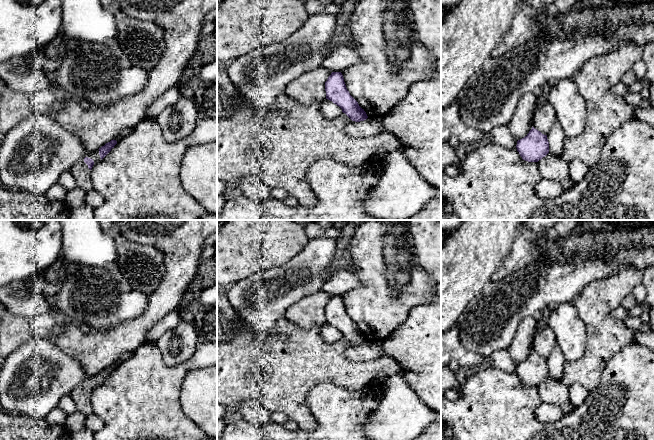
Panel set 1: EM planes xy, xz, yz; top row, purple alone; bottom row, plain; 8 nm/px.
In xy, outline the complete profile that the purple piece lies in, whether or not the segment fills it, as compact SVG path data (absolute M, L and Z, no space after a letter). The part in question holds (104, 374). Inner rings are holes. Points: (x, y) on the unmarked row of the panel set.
M111 364L97 375L86 378L70 393L70 396L73 399L78 412L84 414L85 416L93 414L91 393L93 389L102 384L116 368L116 364Z

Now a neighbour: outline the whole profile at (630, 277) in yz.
M624 268L615 275L590 282L572 301L579 317L587 327L587 345L581 358L573 362L565 361L563 376L559 380L561 384L566 387L579 384L589 392L592 391L599 385L607 362L625 346L638 344L635 338L636 332L649 332L651 330L650 325L642 325L639 330L632 330L623 320L616 319L611 315L611 311L619 307L622 300L641 283L642 270Z

